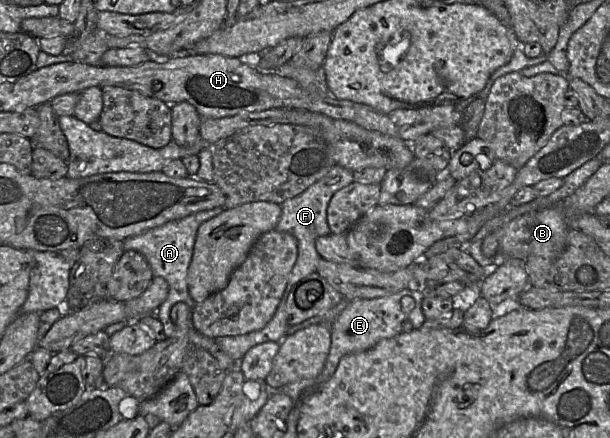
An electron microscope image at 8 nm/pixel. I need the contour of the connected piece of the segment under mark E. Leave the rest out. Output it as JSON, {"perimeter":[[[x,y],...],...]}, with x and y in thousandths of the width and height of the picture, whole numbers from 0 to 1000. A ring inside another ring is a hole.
{"perimeter":[[[662,660],[634,678],[574,687],[543,742],[543,790],[528,849],[518,863],[470,877],[451,893],[459,893],[482,916],[489,916],[500,890],[539,868],[562,813],[603,799],[623,776],[656,763],[661,758],[659,735],[666,728],[670,728],[677,751],[690,749],[698,731],[692,710],[693,678],[695,671],[689,662]],[[662,676],[674,678],[680,689],[680,699],[670,719],[666,719],[657,703],[657,683]]]}

